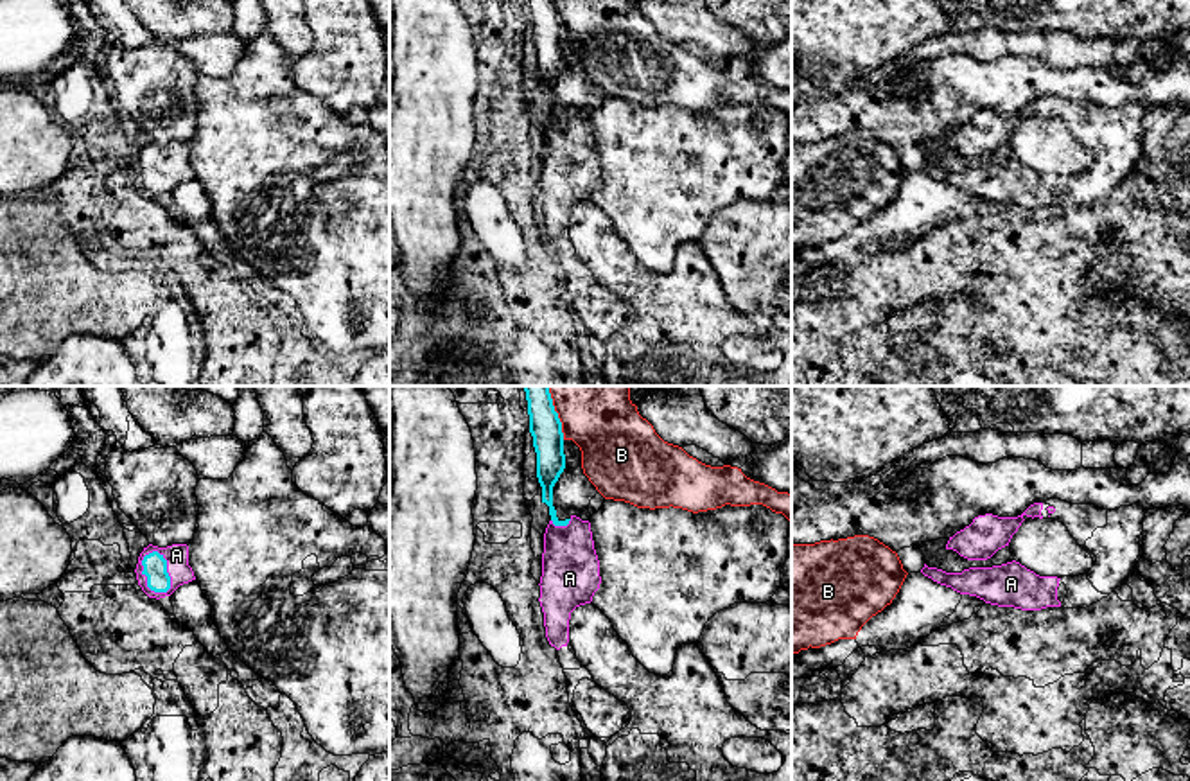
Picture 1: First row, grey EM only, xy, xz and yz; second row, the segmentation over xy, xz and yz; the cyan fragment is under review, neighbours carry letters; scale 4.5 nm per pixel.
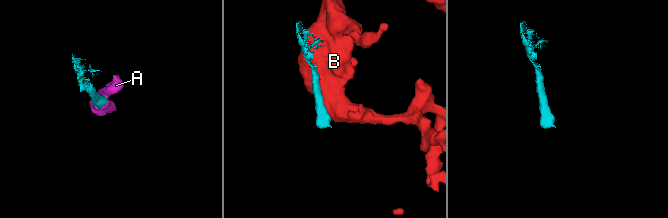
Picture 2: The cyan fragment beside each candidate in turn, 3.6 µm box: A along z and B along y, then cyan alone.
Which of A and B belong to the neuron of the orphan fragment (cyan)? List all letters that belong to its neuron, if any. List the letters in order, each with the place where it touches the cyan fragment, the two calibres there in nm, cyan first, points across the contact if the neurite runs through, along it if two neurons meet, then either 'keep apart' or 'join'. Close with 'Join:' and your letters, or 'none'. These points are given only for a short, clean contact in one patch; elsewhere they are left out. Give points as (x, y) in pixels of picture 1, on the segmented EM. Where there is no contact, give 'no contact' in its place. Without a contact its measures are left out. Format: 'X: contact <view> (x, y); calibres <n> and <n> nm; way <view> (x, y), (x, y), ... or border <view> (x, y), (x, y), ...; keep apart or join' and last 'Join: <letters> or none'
A: contact xy (166, 571); calibres 110 and 110 nm; way xy (155, 566), (166, 571), (176, 555); join
B: contact xz (557, 413); calibres 140 and 360 nm; keep apart
Join: A

